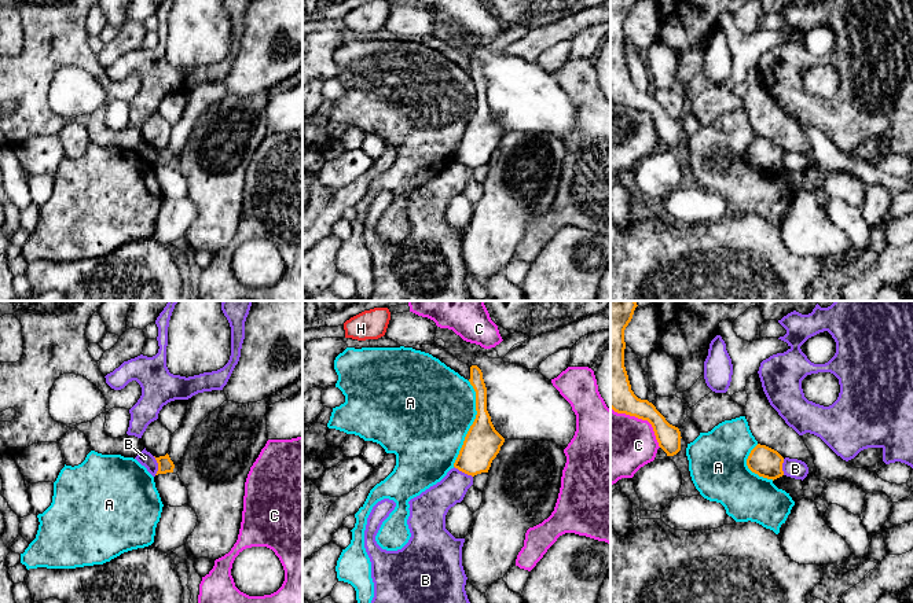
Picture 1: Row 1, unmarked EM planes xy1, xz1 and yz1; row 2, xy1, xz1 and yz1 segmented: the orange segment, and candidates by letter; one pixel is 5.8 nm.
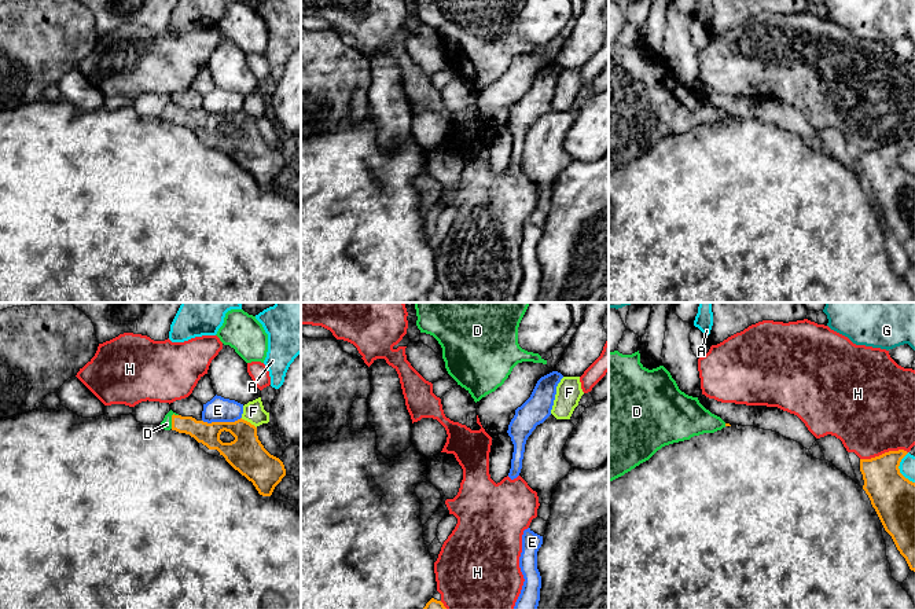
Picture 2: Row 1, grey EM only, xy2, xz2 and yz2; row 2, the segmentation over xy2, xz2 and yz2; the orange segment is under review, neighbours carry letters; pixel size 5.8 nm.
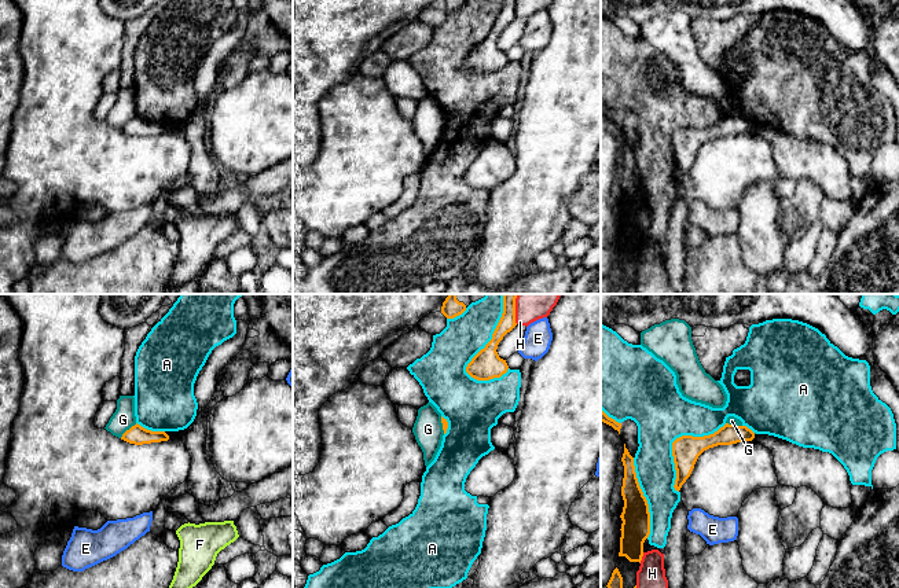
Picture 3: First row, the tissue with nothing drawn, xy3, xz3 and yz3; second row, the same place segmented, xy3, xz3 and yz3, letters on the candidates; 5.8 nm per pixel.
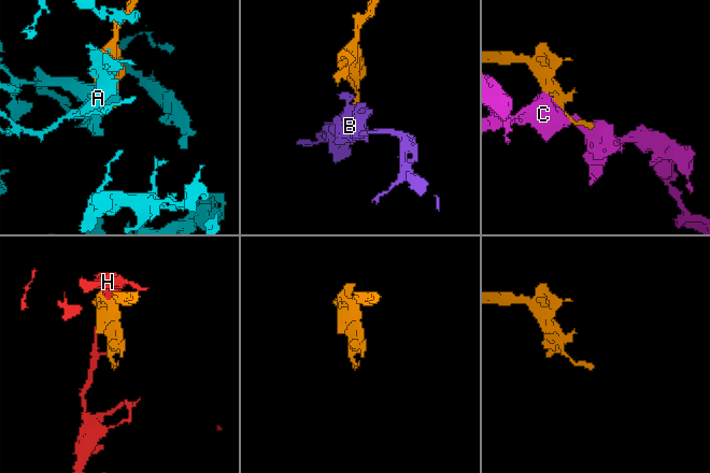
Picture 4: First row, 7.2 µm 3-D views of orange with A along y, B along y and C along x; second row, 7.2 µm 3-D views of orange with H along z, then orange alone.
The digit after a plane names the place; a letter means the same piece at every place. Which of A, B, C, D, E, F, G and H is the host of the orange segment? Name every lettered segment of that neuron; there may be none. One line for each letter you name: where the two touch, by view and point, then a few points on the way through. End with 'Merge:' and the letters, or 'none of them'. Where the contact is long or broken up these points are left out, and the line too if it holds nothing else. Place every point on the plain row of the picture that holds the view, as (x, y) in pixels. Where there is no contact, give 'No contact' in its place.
D: Touches orange at xy2 (172, 113)
Merge: D

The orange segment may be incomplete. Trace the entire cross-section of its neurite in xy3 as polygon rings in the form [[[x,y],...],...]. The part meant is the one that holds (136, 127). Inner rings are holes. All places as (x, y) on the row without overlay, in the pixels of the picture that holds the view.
[[[136,115],[122,126],[121,132],[135,137],[143,137],[143,136],[168,133],[169,128],[165,124],[147,122]]]

